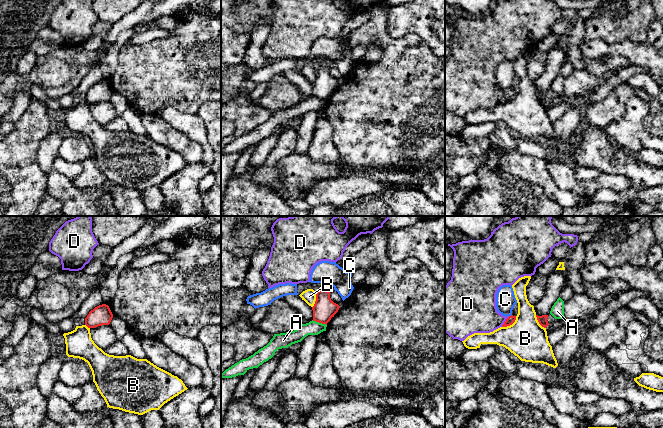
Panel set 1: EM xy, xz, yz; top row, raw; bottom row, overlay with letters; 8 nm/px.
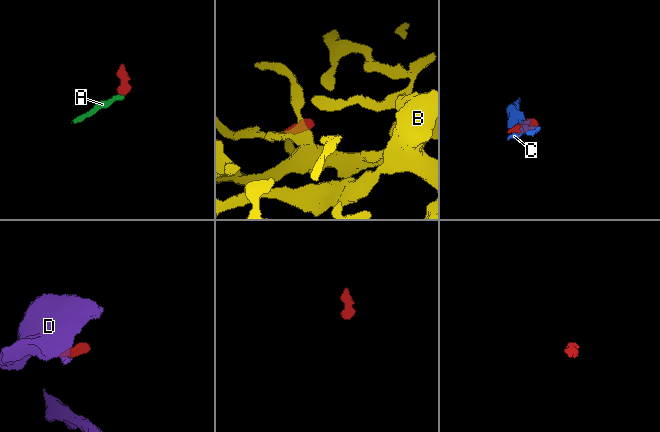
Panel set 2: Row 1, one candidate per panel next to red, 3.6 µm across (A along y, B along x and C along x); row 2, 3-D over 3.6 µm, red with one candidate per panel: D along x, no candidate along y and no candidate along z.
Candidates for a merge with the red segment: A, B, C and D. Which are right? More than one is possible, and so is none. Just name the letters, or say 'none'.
none

